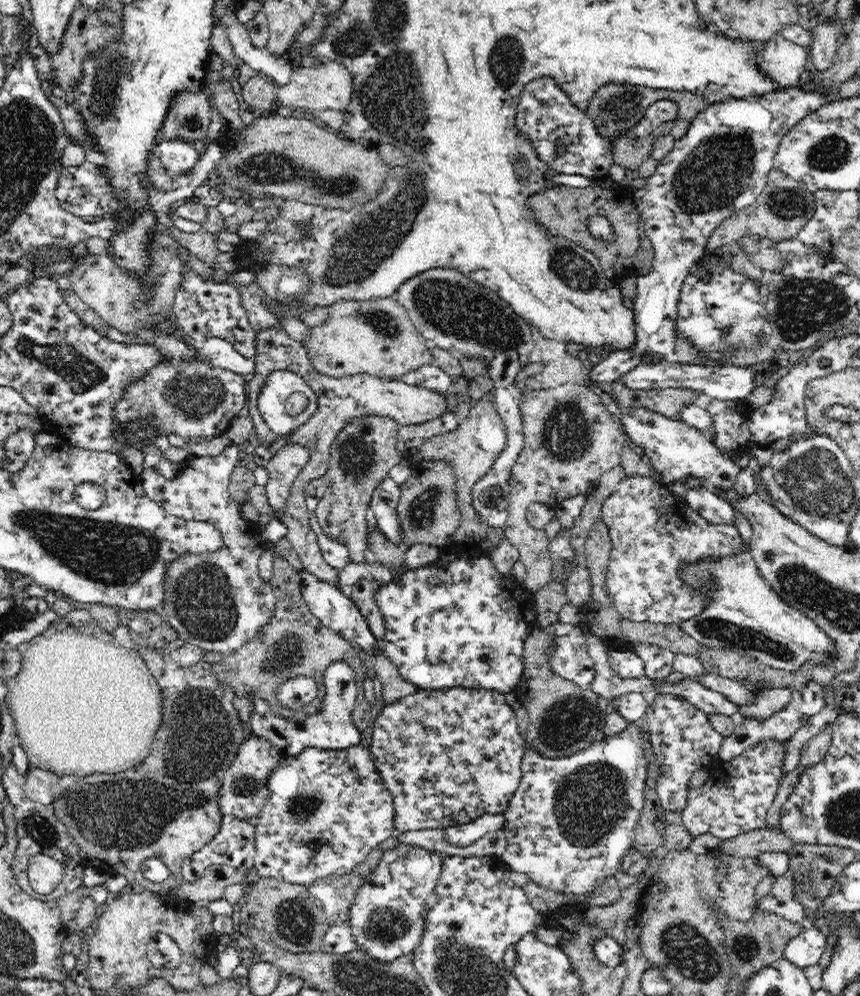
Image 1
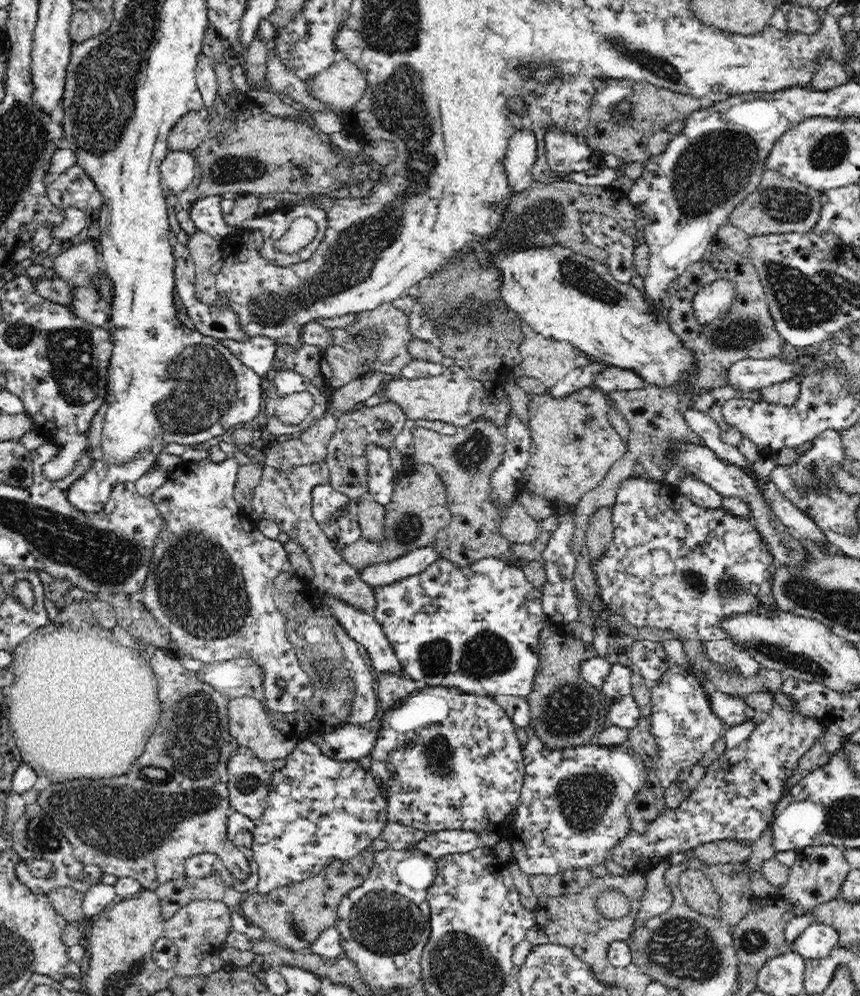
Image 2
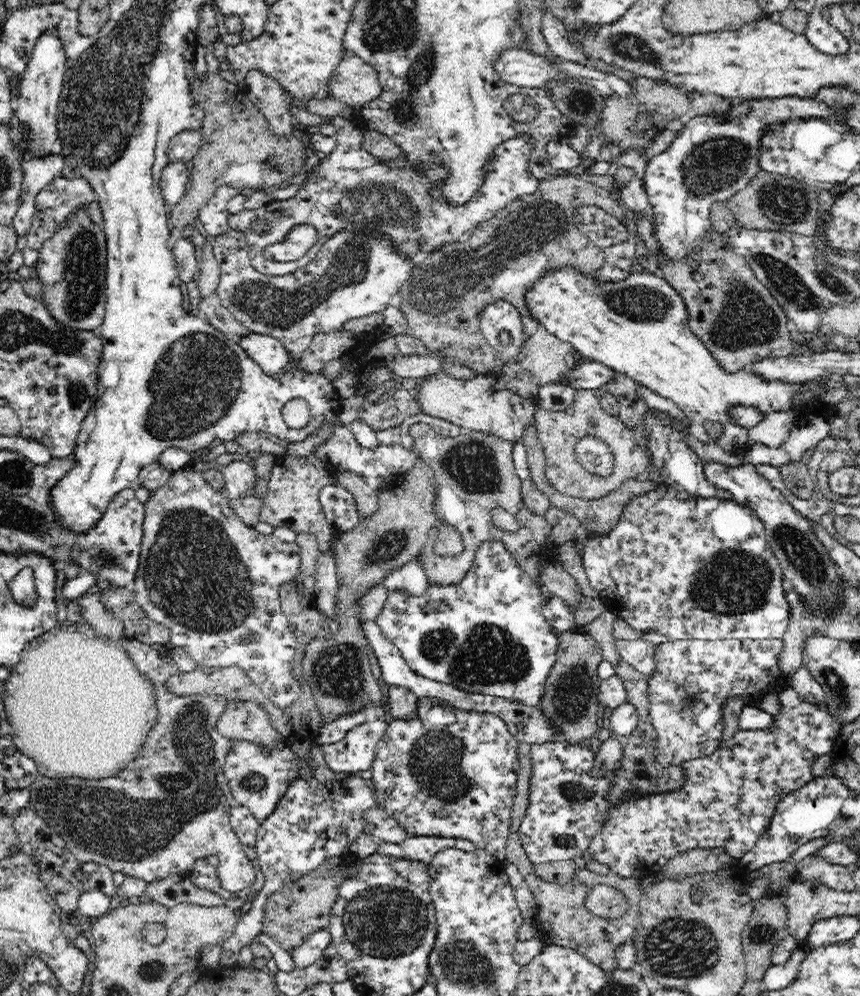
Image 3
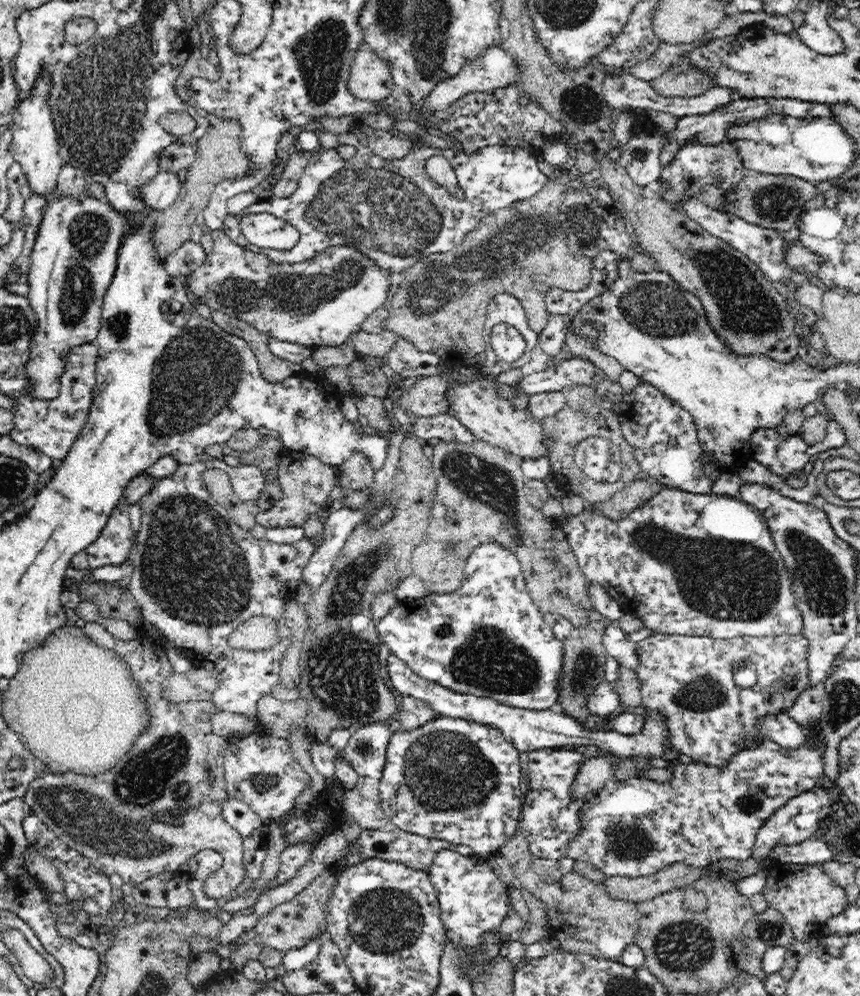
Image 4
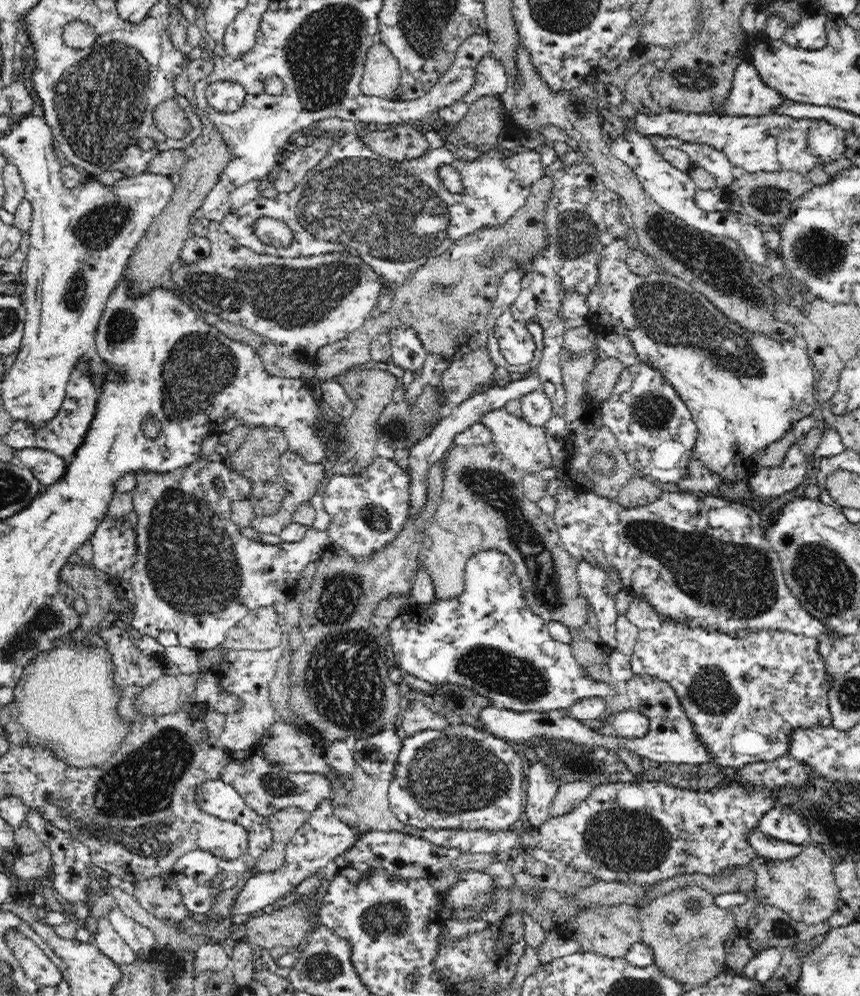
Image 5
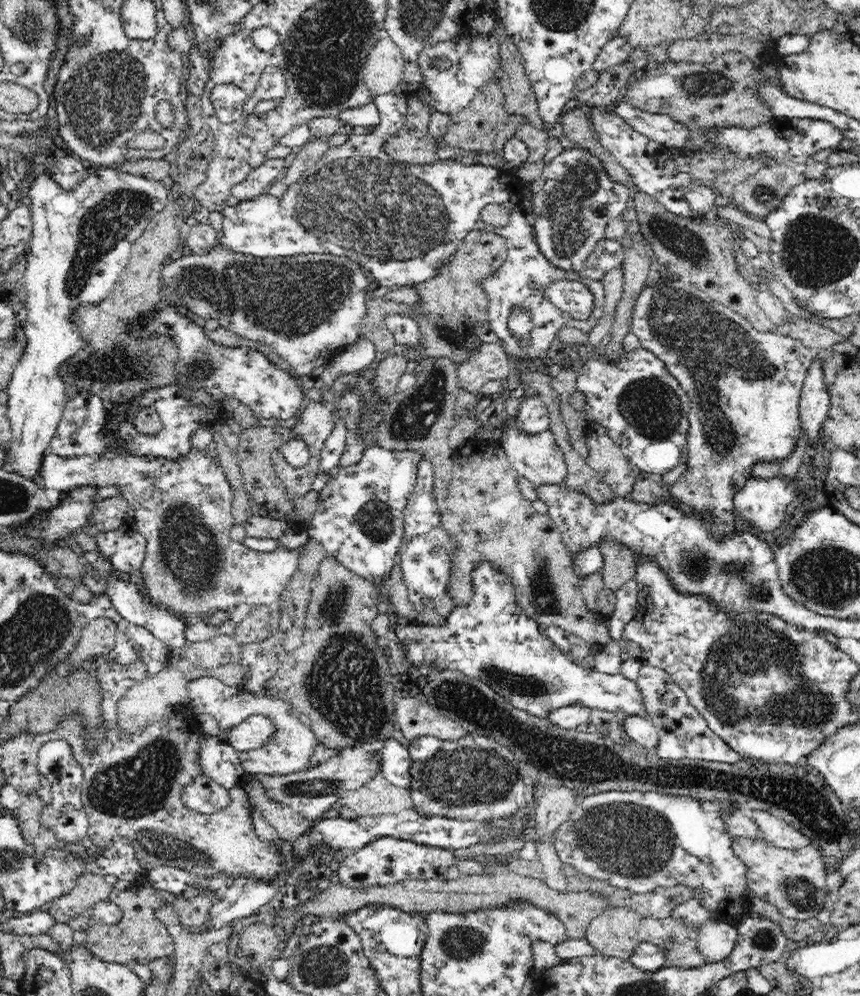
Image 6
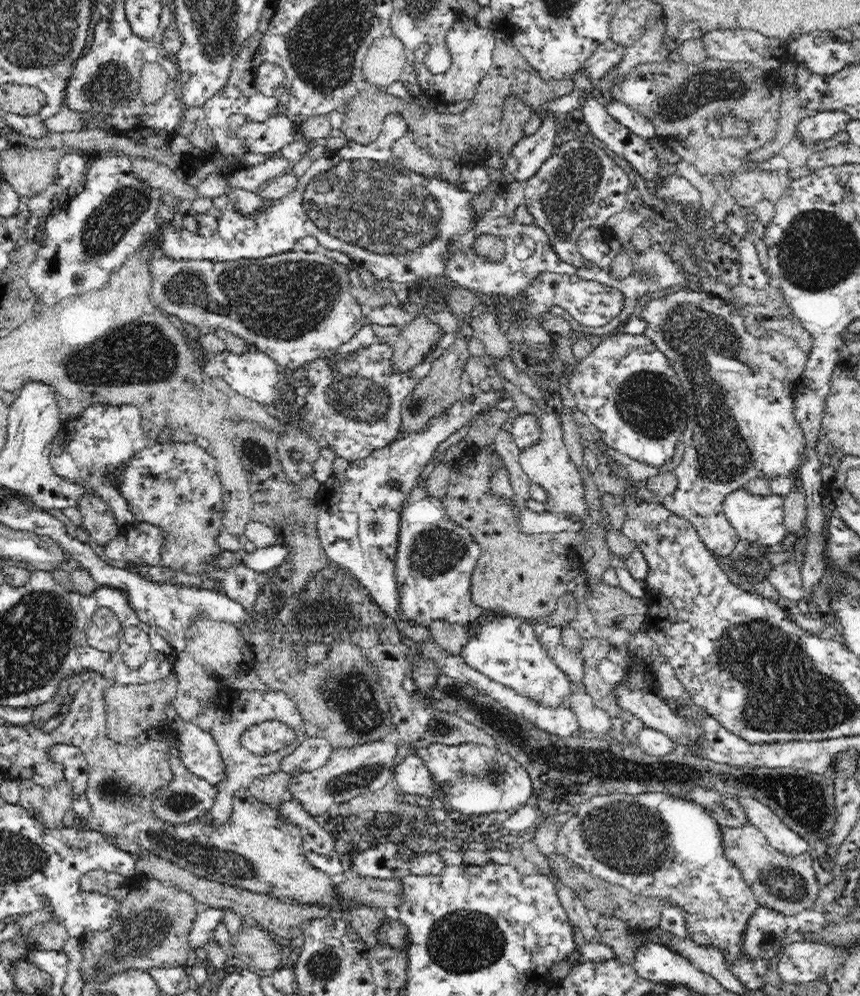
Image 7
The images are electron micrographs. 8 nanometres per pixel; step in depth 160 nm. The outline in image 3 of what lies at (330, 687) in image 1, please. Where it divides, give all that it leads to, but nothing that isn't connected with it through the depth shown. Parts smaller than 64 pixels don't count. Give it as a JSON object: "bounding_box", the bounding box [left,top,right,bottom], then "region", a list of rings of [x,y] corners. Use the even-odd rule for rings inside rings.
{"bounding_box":[320,719,388,774],"region":[[[380,719],[354,728],[340,743],[320,745],[326,767],[335,774],[358,774],[374,770],[377,746],[385,735],[388,723]]]}

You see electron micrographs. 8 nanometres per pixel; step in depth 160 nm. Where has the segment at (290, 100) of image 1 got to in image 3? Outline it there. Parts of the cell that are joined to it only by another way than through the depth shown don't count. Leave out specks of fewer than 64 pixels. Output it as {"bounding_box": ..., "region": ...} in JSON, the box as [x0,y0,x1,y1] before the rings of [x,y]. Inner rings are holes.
{"bounding_box":[330,49,384,107],"region":[[[349,49],[336,69],[330,88],[332,98],[351,107],[361,107],[384,92],[380,72]]]}

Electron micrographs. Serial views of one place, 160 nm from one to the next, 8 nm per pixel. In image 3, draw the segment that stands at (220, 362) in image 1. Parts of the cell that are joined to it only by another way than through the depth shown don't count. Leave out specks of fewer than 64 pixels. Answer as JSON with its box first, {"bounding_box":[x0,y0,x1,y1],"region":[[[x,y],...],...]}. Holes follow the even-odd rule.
{"bounding_box":[240,333,296,375],"region":[[[251,333],[240,344],[268,375],[270,372],[283,372],[285,366],[296,359],[292,351],[288,351],[280,340],[272,336]]]}

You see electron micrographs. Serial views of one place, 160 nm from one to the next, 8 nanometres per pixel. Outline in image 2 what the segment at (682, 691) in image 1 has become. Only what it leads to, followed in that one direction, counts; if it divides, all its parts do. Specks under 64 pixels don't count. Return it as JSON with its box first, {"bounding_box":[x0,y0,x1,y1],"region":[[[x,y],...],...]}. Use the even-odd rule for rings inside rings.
{"bounding_box":[711,691,760,727],"region":[[[712,691],[711,702],[713,703],[713,711],[731,727],[744,724],[746,721],[755,722],[760,719],[760,714],[742,699]]]}

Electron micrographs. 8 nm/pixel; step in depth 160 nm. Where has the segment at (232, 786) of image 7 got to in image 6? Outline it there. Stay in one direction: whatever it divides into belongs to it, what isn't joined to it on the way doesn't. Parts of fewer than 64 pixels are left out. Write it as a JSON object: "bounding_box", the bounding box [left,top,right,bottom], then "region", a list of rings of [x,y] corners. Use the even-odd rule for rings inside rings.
{"bounding_box":[187,677,318,777],"region":[[[204,677],[192,682],[187,682],[188,701],[196,713],[208,713],[216,719],[218,723],[219,736],[227,742],[227,734],[240,722],[244,722],[252,714],[263,714],[270,718],[276,727],[276,738],[270,740],[266,746],[258,749],[239,751],[239,758],[244,768],[246,777],[249,776],[285,776],[292,772],[307,770],[308,760],[312,756],[314,746],[318,745],[318,740],[310,726],[301,722],[298,712],[294,710],[293,704],[285,699],[273,697],[268,692],[263,694],[251,694],[241,687],[226,686],[216,678]]]}

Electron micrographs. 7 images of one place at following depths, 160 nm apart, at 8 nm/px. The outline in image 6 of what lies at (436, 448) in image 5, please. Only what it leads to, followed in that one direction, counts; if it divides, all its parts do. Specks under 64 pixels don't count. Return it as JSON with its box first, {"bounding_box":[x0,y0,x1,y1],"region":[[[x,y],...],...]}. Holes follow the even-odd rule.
{"bounding_box":[398,460,461,618],"region":[[[423,460],[419,466],[415,489],[403,512],[405,531],[399,548],[398,566],[408,590],[408,598],[414,605],[414,614],[420,614],[431,607],[436,613],[447,618],[459,606],[450,594],[450,589],[456,558],[461,553],[461,544],[457,536],[443,526],[439,501],[434,495],[434,479],[432,465]]]}

